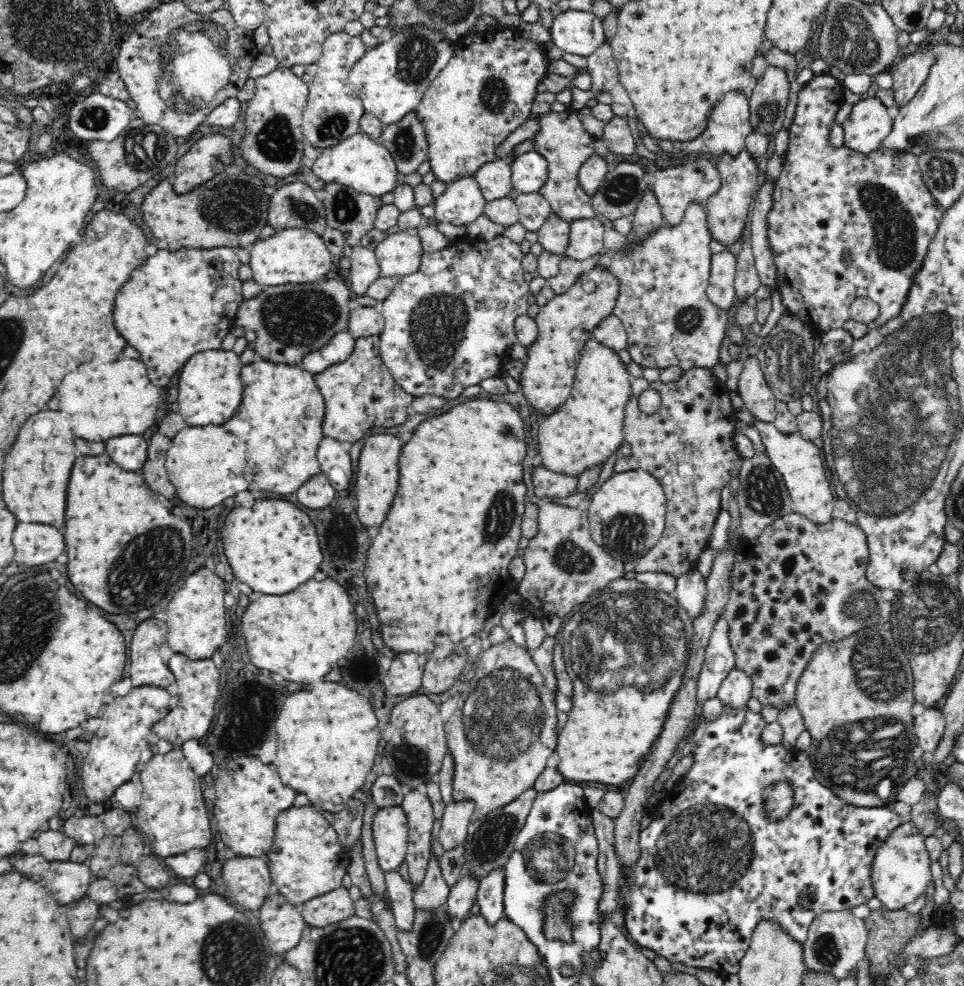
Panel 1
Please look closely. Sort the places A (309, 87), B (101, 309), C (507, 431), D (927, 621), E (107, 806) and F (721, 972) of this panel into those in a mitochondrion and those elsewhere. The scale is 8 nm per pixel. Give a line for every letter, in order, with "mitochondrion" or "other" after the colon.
A: other
B: other
C: other
D: mitochondrion
E: other
F: other

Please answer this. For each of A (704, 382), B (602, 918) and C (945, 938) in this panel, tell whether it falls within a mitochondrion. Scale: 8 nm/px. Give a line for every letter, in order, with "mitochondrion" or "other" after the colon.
A: other
B: other
C: other

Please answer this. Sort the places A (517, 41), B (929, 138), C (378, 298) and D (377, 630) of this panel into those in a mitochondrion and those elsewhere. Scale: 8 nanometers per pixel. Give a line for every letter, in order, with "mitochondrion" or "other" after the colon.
A: other
B: mitochondrion
C: other
D: other

